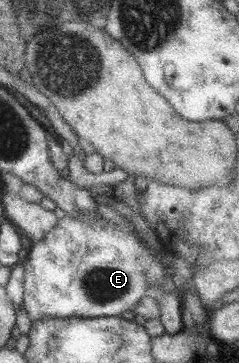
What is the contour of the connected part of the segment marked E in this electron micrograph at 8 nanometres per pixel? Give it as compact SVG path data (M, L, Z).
M65 214L63 218L57 220L57 224L49 232L42 236L41 240L32 243L29 249L27 259L21 262L23 266L23 304L22 308L27 312L27 318L33 323L34 321L40 320L42 317L58 317L58 318L97 318L107 316L118 316L124 310L133 312L133 308L137 307L139 299L143 295L147 295L150 292L151 285L162 286L165 282L165 268L163 268L163 262L159 262L156 258L153 258L153 252L149 248L144 247L143 240L139 240L137 231L134 229L133 224L130 220L124 222L121 225L113 224L109 220L104 220L102 217L95 218L93 222L81 222L78 219L71 218L71 216Z

